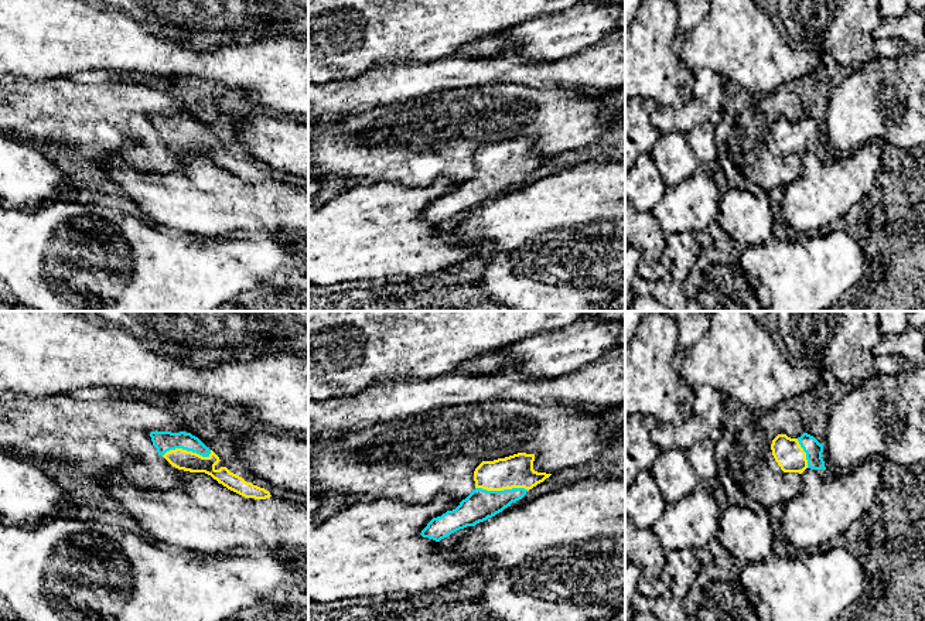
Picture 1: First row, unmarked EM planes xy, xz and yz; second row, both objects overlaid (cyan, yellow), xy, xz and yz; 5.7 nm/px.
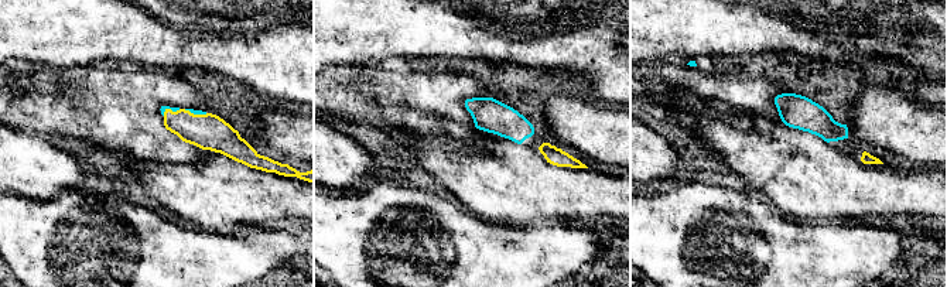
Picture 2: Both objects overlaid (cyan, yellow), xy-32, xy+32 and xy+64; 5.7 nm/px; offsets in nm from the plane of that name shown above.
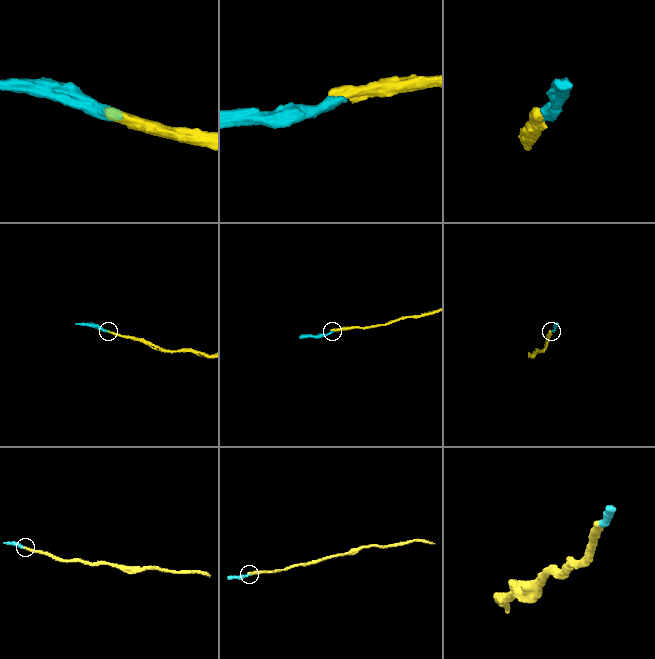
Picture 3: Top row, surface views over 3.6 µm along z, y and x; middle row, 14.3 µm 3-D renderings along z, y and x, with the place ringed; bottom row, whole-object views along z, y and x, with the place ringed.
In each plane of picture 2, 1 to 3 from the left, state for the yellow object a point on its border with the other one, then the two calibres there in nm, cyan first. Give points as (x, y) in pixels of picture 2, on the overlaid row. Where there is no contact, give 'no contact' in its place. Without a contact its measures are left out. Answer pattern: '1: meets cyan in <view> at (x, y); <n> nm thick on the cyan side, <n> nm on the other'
1: meets cyan in xy-32 at (195, 113); 30 nm thick on the cyan side, 200 nm on the other
2: no contact
3: no contact

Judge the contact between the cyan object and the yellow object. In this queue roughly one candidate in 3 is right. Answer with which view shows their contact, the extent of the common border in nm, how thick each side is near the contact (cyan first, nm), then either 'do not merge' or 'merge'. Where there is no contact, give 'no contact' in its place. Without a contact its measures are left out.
meets cyan in xy; contact 280 nm long; 120 nm thick on the cyan side, 120 nm on the other; merge

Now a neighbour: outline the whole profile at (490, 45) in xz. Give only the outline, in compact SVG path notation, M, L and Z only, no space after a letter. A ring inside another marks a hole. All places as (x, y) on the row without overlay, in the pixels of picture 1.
M494 33L478 40L467 41L454 55L464 58L491 58L515 47L515 42L501 33Z

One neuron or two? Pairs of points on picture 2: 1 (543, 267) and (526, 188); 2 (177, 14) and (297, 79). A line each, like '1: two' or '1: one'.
1: two
2: two

